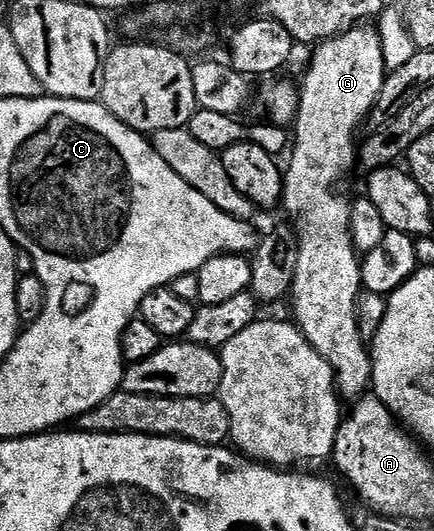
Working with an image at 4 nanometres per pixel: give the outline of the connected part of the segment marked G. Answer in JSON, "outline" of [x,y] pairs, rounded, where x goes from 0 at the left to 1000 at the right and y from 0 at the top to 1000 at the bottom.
{"outline":[[[820,49],[806,60],[790,60],[783,68],[770,68],[765,75],[747,75],[742,83],[724,92],[726,98],[717,105],[717,122],[707,128],[707,145],[700,147],[698,158],[689,166],[689,205],[682,211],[675,232],[675,269],[666,279],[666,296],[671,294],[671,311],[659,311],[657,330],[652,333],[652,373],[650,390],[661,390],[666,405],[680,412],[677,427],[684,431],[684,465],[689,471],[689,492],[684,493],[684,508],[680,510],[680,529],[668,546],[668,556],[680,557],[680,597],[677,608],[712,646],[730,659],[730,667],[740,667],[740,674],[749,674],[758,682],[758,689],[772,701],[772,719],[776,736],[793,755],[816,757],[848,736],[855,719],[855,667],[850,661],[848,642],[832,637],[832,621],[823,614],[823,576],[827,574],[827,552],[836,542],[836,507],[832,503],[829,476],[820,475],[813,463],[813,448],[809,446],[809,377],[802,371],[772,369],[772,352],[797,335],[823,309],[823,264],[818,271],[818,254],[827,249],[827,239],[839,232],[848,232],[864,196],[873,190],[873,179],[882,168],[882,154],[892,126],[887,124],[887,109],[878,102],[878,72],[871,58],[855,49]]]}

